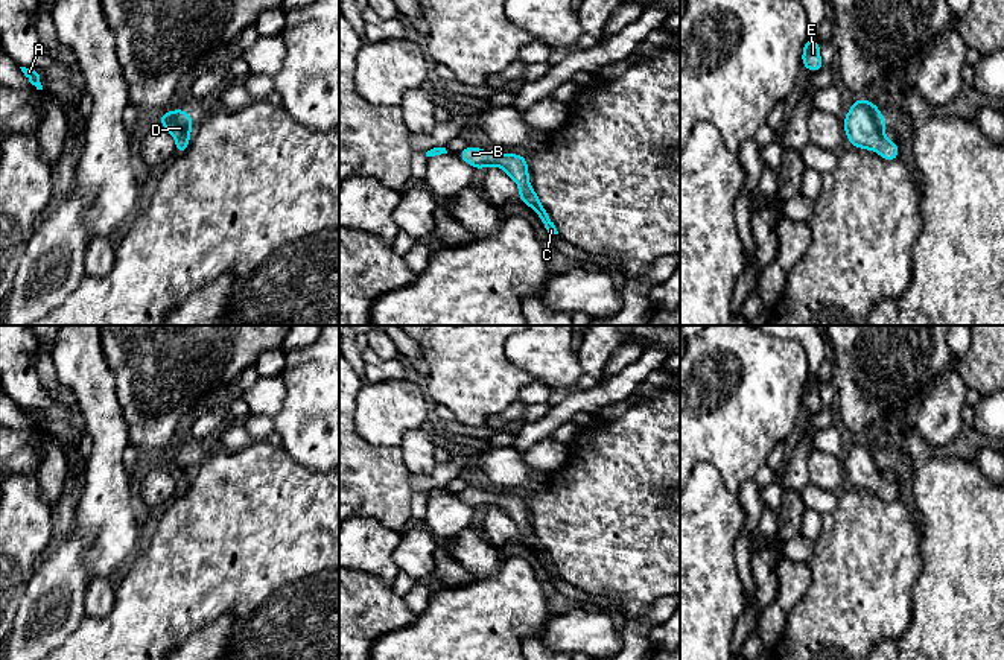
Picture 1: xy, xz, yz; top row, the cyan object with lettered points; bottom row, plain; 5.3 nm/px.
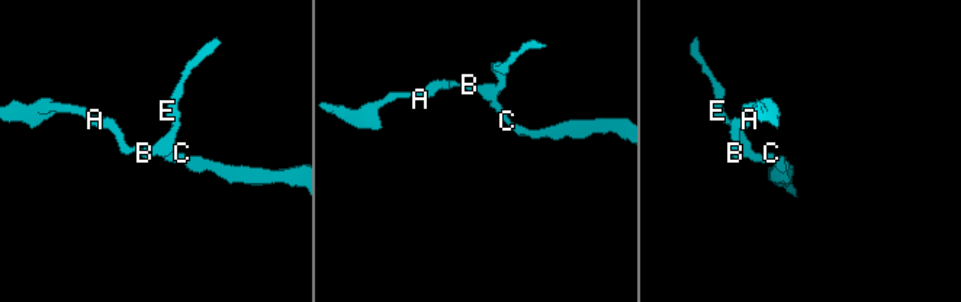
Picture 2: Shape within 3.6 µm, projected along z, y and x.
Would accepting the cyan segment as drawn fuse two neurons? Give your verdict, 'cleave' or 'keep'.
keep

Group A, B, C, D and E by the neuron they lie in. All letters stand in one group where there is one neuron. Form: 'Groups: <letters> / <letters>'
Groups: A B C D E

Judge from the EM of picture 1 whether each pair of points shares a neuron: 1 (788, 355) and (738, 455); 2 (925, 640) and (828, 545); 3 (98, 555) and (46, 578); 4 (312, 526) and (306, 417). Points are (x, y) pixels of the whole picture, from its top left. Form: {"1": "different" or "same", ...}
{"1": "same", "2": "different", "3": "different", "4": "different"}

